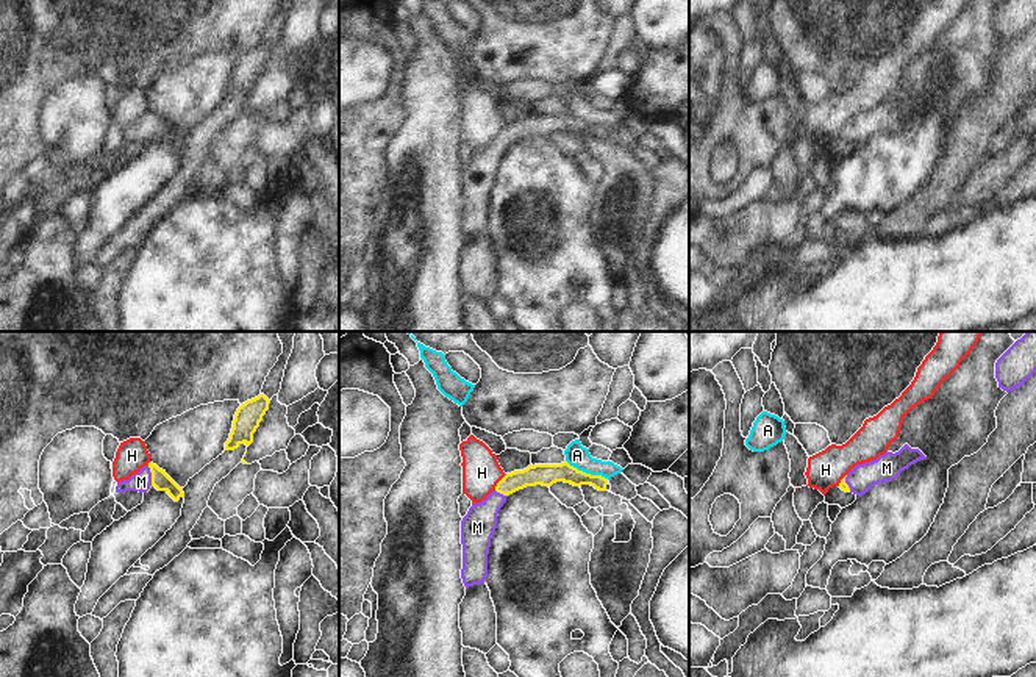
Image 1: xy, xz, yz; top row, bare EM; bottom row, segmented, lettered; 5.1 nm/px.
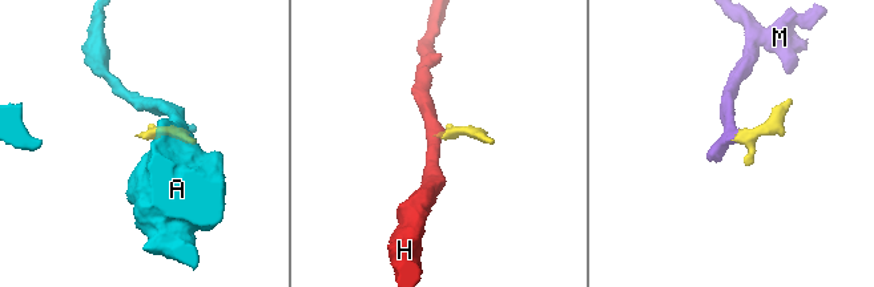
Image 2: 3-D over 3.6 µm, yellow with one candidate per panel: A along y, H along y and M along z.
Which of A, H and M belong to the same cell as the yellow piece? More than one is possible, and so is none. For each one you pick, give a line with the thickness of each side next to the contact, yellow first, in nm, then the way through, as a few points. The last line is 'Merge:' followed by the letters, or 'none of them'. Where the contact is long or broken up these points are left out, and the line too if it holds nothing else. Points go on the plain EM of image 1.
M: 90 nm thick on the yellow side, 100 nm on the other; runs through xy (160, 128), (152, 128), (141, 132)
Merge: M

